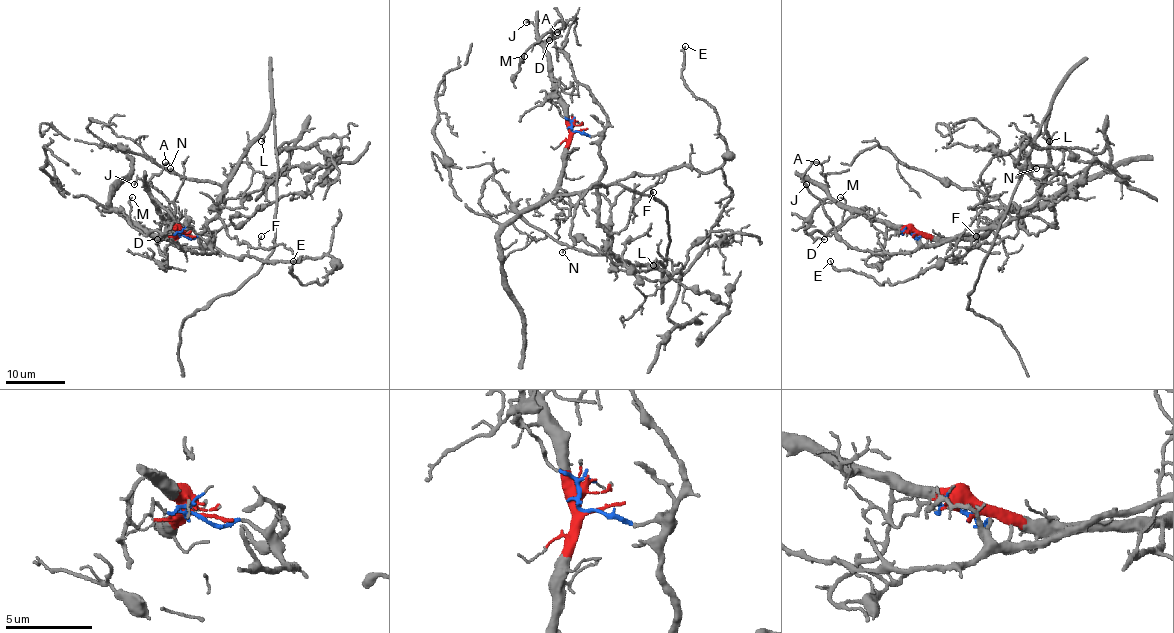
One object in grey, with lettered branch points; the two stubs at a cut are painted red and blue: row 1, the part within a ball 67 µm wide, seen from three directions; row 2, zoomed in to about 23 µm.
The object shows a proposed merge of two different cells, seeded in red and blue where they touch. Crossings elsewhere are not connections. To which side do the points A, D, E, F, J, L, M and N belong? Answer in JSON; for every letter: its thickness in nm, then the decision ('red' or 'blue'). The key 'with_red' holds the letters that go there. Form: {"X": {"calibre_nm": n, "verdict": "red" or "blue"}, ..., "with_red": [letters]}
{"A": {"calibre_nm": 120, "verdict": "red"}, "D": {"calibre_nm": 100, "verdict": "red"}, "E": {"calibre_nm": 30, "verdict": "red"}, "F": {"calibre_nm": 120, "verdict": "blue"}, "J": {"calibre_nm": 170, "verdict": "red"}, "L": {"calibre_nm": 100, "verdict": "blue"}, "M": {"calibre_nm": 100, "verdict": "red"}, "N": {"calibre_nm": 90, "verdict": "blue"}, "with_red": ["A", "D", "E", "J", "M"]}

